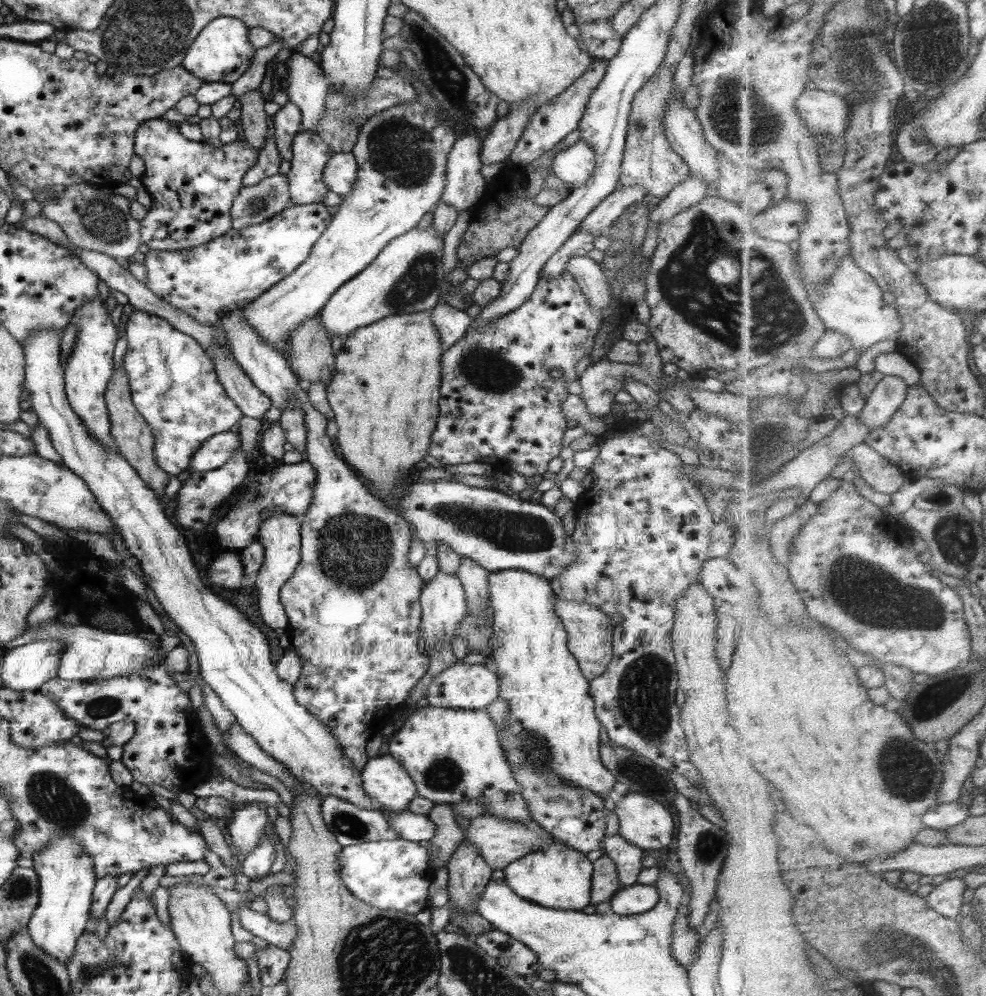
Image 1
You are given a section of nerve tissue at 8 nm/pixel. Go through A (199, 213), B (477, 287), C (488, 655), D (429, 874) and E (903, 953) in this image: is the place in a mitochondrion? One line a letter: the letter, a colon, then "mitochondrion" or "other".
A: other
B: other
C: other
D: other
E: mitochondrion

